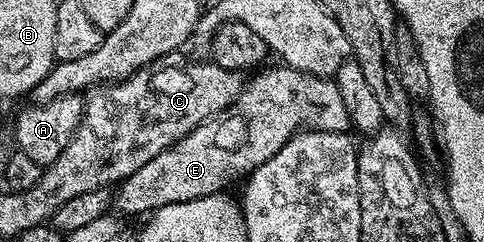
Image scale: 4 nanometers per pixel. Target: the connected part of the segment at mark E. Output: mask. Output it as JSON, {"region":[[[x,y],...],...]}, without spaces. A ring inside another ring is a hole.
{"region":[[[277,64],[273,70],[261,69],[222,112],[207,118],[182,140],[158,152],[114,190],[114,206],[124,214],[151,215],[166,204],[182,204],[202,196],[221,193],[231,178],[247,176],[257,170],[282,144],[301,130],[343,131],[349,125],[342,96],[332,78],[303,74],[292,66]]]}

